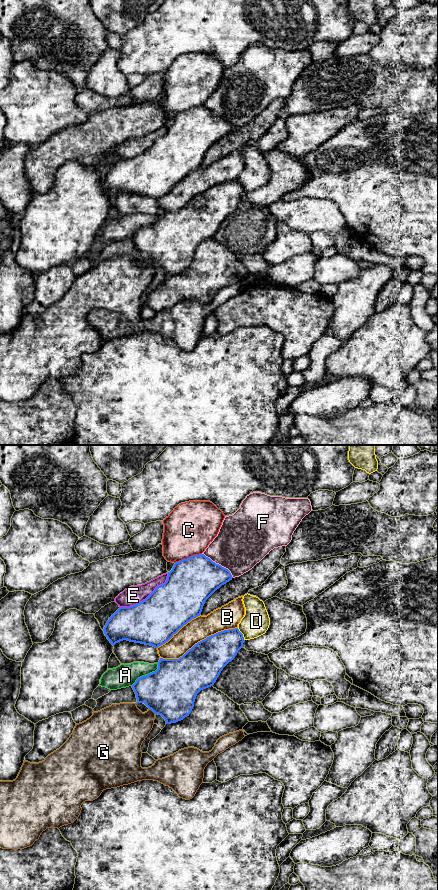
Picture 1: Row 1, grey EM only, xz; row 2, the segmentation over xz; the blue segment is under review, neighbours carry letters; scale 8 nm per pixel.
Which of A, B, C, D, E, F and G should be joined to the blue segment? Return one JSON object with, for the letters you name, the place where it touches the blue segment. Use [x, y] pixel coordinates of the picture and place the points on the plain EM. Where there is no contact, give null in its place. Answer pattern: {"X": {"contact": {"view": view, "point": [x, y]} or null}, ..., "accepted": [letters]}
{"B": {"contact": {"view": "xz", "point": [198, 194]}}, "accepted": ["B"]}

